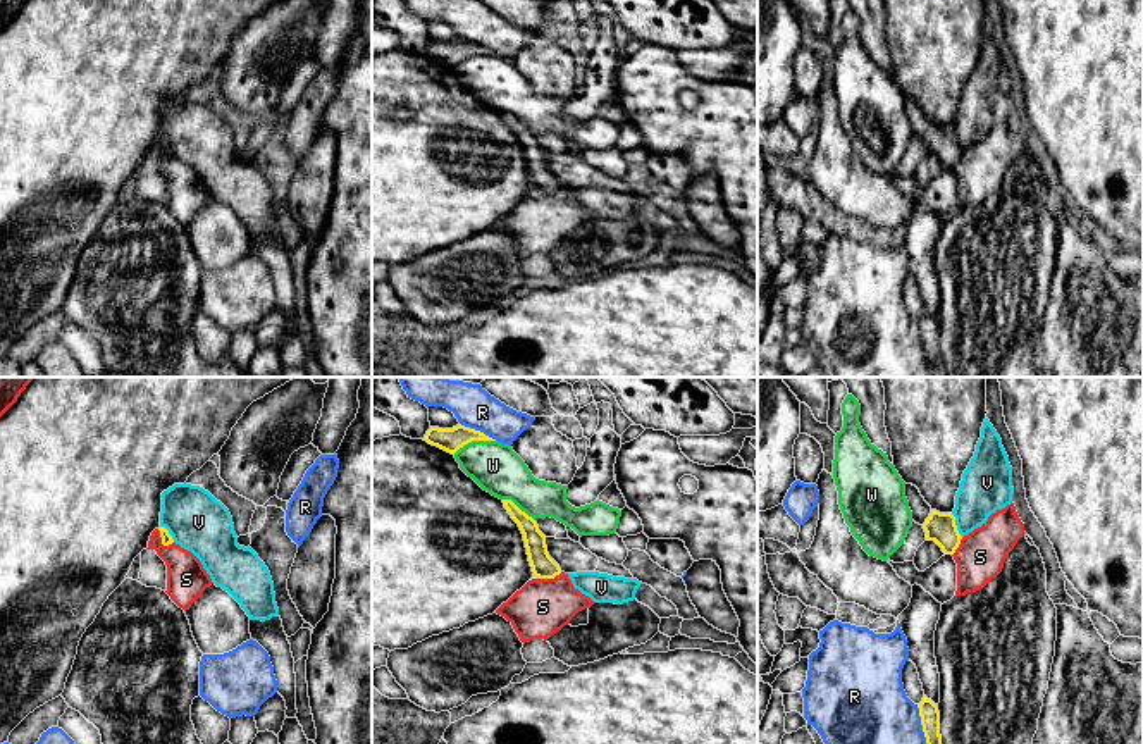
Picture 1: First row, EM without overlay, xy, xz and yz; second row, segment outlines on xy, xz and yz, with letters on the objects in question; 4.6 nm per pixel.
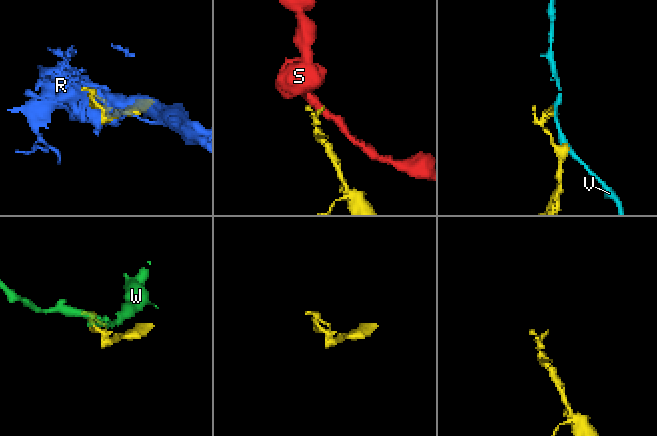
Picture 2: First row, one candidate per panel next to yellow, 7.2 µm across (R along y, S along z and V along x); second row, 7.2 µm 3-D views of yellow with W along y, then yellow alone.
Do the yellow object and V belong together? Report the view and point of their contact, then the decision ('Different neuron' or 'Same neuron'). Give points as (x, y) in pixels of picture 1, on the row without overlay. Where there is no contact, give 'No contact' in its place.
Touches yellow at yz (956, 140). Different neuron

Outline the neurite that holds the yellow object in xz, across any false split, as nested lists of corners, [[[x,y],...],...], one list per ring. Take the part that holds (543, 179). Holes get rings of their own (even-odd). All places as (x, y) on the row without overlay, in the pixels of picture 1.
[[[503,114],[503,117],[523,148],[534,189],[539,193],[554,193],[556,189],[559,189],[561,183],[549,170],[546,160],[546,150],[539,145],[537,136],[532,131],[528,131],[525,126],[522,126],[511,114]]]

